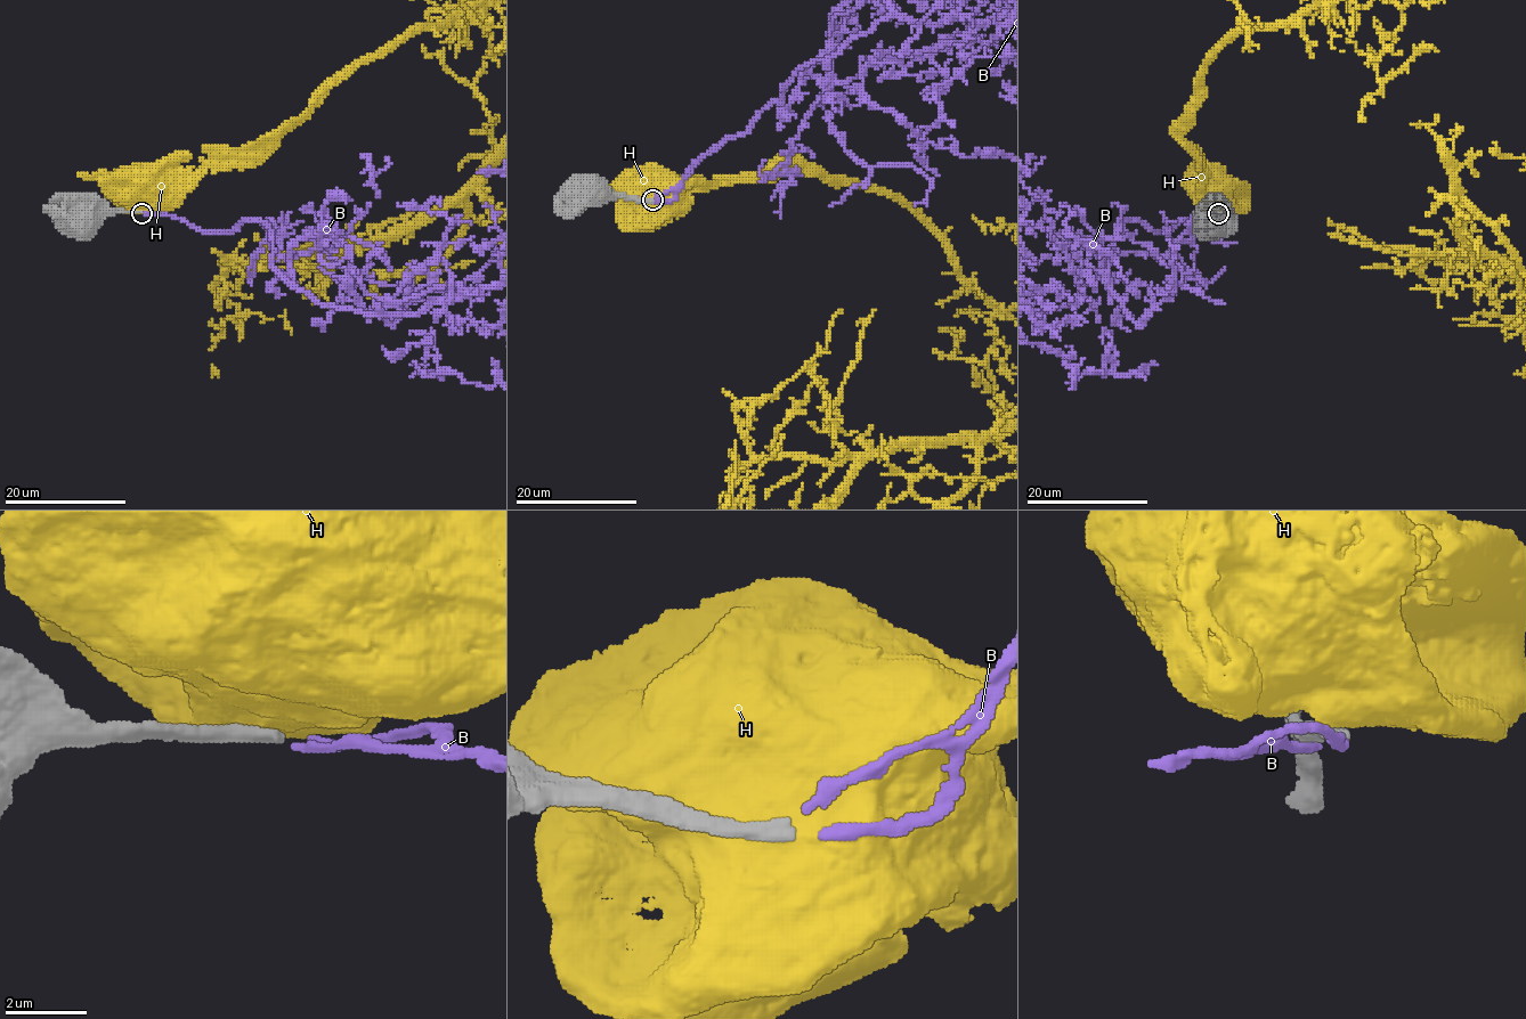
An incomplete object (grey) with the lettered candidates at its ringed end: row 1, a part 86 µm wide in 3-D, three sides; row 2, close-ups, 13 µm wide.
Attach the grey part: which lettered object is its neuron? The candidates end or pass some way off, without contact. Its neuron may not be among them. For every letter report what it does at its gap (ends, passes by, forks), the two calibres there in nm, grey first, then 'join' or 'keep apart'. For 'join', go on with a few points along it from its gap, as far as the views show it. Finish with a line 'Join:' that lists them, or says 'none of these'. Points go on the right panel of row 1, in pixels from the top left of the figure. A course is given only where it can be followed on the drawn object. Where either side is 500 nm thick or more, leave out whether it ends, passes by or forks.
B: it passes by; calibres 380 and 170 nm; join
H: calibres 380 and 800 nm; keep apart
Join: B

